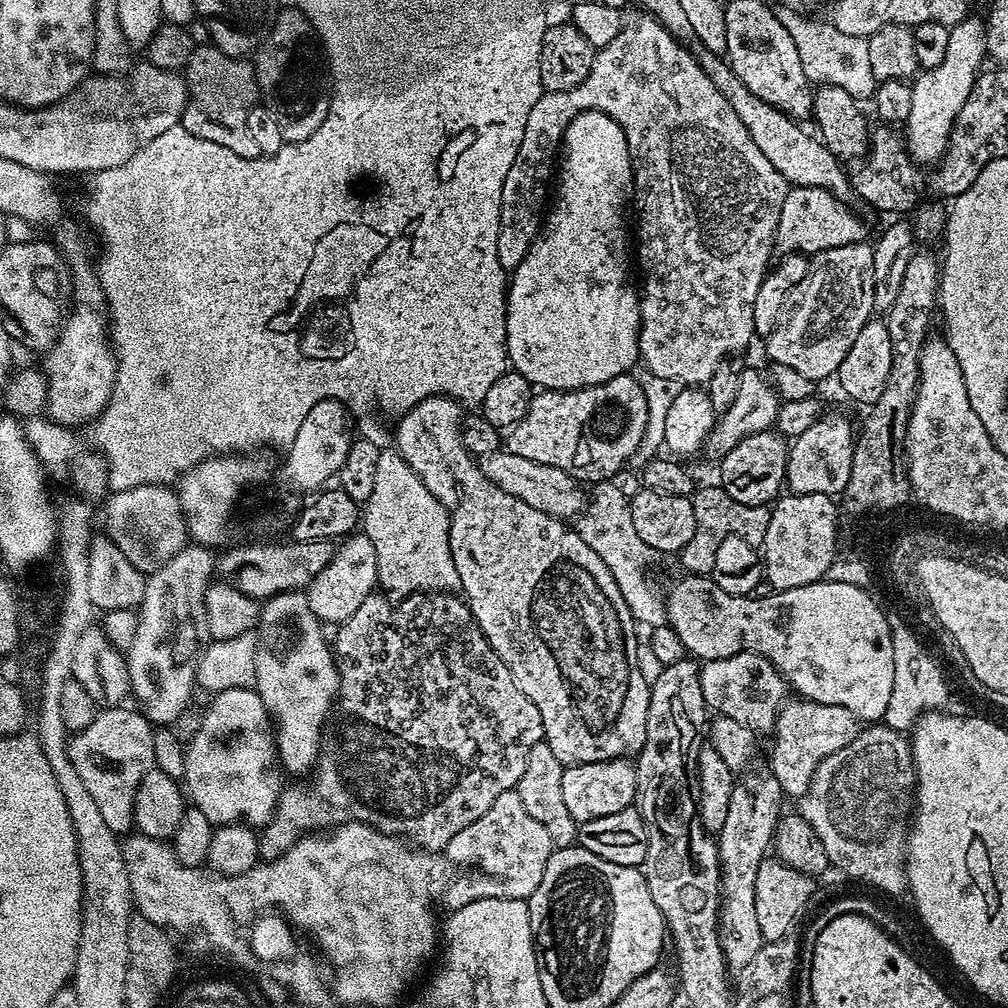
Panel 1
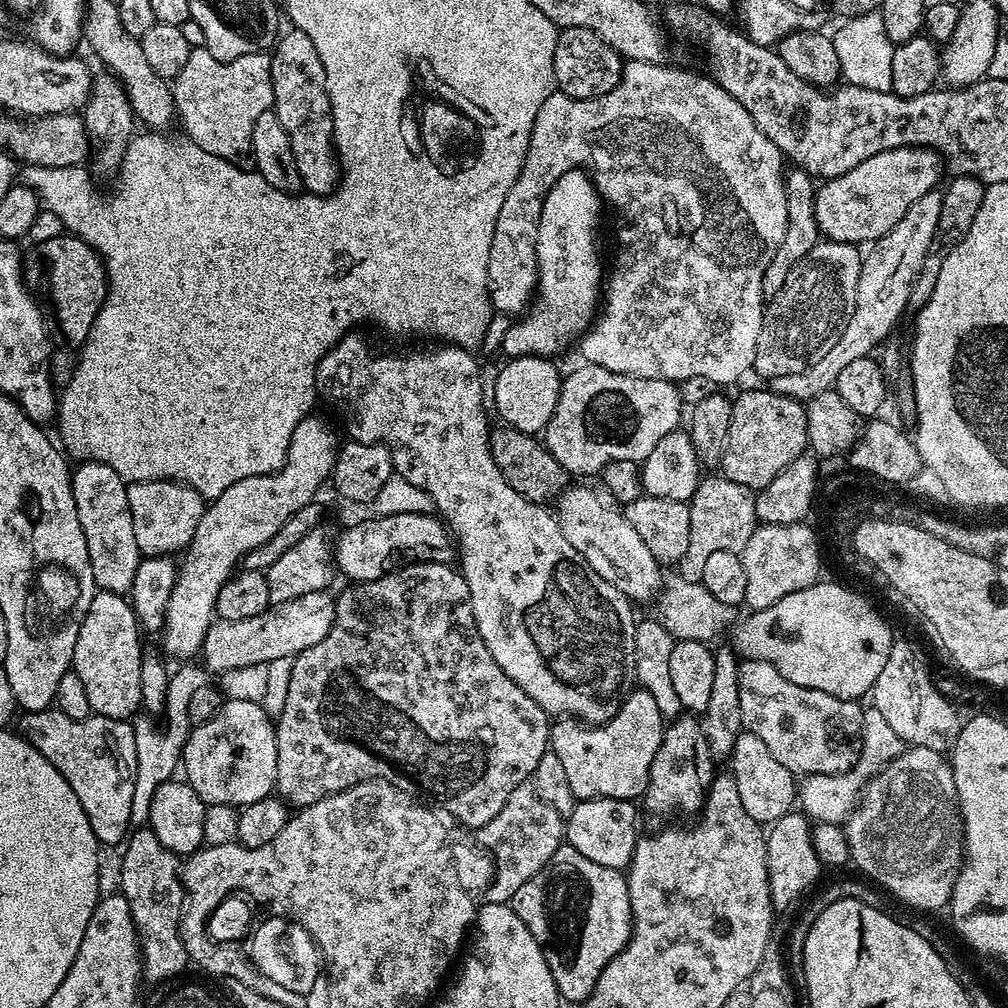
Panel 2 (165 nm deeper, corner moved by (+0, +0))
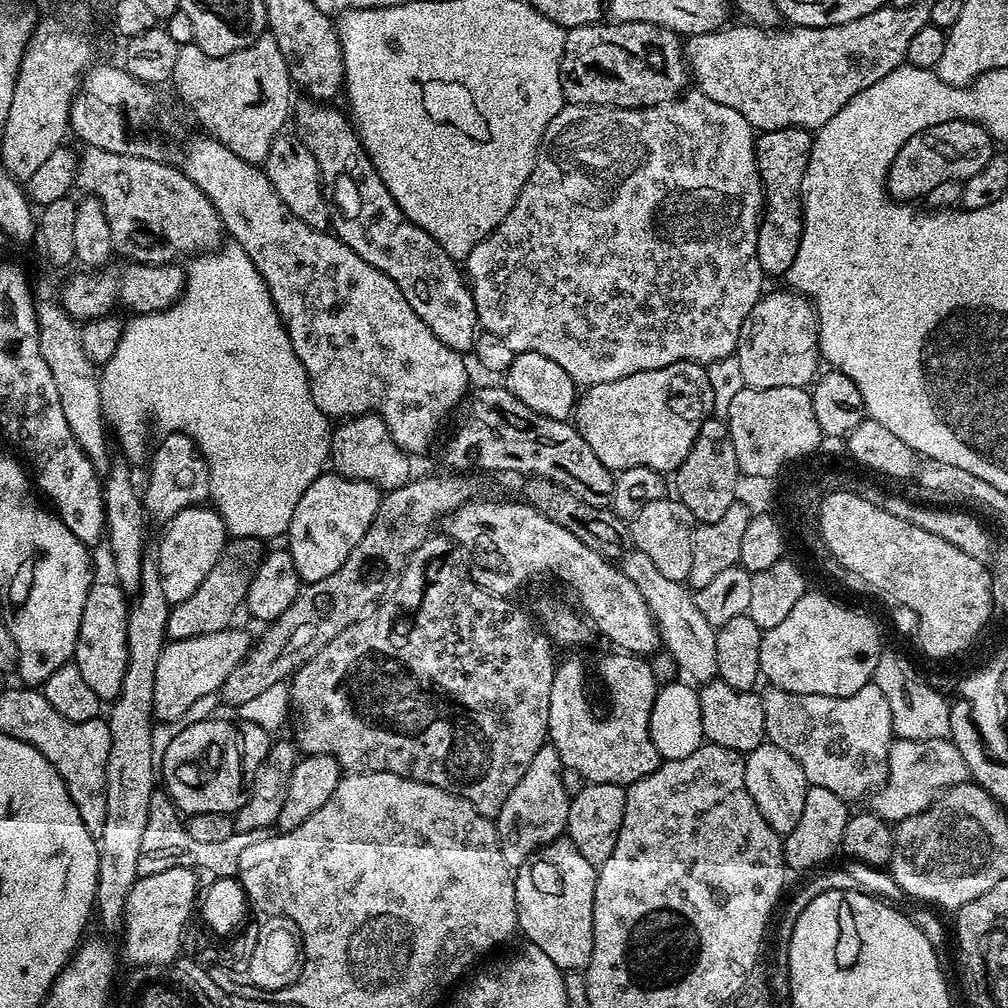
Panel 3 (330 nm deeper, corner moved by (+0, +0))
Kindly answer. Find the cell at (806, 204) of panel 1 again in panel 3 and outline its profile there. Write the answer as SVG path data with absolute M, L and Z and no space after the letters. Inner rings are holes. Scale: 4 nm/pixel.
M942 120L925 132L914 134L888 167L886 191L895 201L916 202L942 182L963 182L978 174L994 154L992 136L983 127L987 128L976 120Z

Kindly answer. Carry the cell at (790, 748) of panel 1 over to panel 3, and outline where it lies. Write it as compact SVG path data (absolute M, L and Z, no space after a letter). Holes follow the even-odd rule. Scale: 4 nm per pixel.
M893 739L888 755L888 776L883 784L871 793L870 810L889 822L899 822L926 810L945 788L963 784L970 773L958 746L951 739L929 740Z

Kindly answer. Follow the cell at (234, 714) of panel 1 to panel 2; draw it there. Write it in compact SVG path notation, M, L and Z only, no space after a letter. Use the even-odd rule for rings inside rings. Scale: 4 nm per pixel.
M225 699L210 722L195 725L189 732L182 772L205 804L243 806L273 795L278 770L276 729L264 707L263 703Z

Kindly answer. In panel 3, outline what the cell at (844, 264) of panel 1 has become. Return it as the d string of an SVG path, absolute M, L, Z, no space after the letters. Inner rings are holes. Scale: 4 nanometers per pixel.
M795 290L787 291L761 295L742 326L734 355L747 387L808 388L818 375L816 363L821 363L822 357L818 351L816 309L807 296Z

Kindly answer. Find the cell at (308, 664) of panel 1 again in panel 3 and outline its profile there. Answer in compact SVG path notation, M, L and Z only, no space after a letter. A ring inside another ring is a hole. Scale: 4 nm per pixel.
M335 470L325 471L316 476L310 486L306 486L306 494L302 494L302 498L298 498L298 506L294 506L294 518L290 518L286 533L288 553L294 562L294 570L298 570L304 584L322 582L322 578L334 574L334 570L338 570L338 566L342 566L342 562L350 558L350 550L354 550L354 546L362 542L362 534L370 530L370 522L374 522L374 514L378 514L381 495L381 489L370 482L351 480L340 476Z

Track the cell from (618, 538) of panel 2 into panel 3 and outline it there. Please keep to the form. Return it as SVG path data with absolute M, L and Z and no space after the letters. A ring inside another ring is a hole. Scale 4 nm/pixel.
M635 550L623 553L622 570L630 582L638 588L638 594L646 598L646 606L656 620L656 628L660 631L660 642L663 651L672 656L677 673L685 681L699 686L717 679L718 650L716 646L716 629L706 618L702 618L702 610L698 610L696 597L681 581L665 578L654 567L654 562L646 558L646 554Z

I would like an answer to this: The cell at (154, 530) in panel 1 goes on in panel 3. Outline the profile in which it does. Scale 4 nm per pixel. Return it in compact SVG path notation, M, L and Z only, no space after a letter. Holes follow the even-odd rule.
M169 432L152 456L148 485L142 488L144 511L159 522L167 522L187 508L203 505L209 499L208 468L204 457L196 450L196 443L184 432Z

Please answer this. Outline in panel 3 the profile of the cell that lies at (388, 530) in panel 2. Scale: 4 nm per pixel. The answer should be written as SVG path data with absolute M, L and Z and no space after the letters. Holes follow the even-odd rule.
M473 498L443 517L442 532L466 553L472 580L482 586L482 590L508 598L526 580L549 572L572 587L579 611L591 621L599 635L601 632L610 643L620 647L617 649L628 654L652 654L661 647L660 631L646 606L646 598L638 594L634 582L630 582L617 565L615 568L609 557L590 550L586 542L574 538L570 530L558 526L558 522L550 522L546 514L538 514L538 510L526 502L514 504L510 500L480 499Z

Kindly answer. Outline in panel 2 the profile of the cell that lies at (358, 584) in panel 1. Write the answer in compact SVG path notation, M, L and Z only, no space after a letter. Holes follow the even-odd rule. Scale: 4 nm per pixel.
M327 591L302 594L293 600L269 607L267 612L254 618L242 618L242 622L217 619L208 629L202 657L203 667L209 673L223 674L242 666L263 666L275 660L291 661L302 650L310 650L330 634L336 623L336 601Z

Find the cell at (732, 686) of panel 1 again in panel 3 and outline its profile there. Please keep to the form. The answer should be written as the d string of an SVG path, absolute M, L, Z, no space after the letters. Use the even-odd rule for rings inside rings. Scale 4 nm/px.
M875 682L849 696L794 694L765 687L760 701L766 714L767 743L778 746L802 766L811 786L834 790L844 801L867 797L888 776L888 755L894 739L890 706Z

